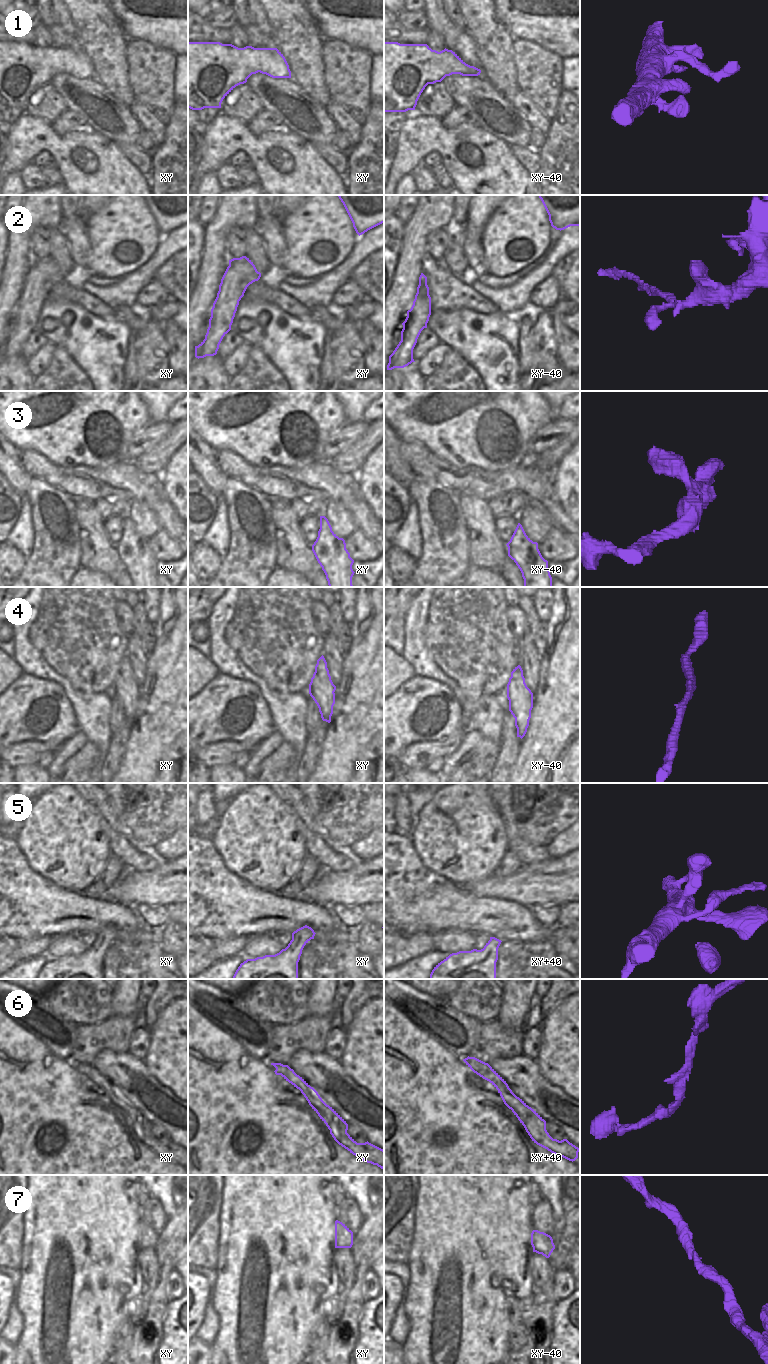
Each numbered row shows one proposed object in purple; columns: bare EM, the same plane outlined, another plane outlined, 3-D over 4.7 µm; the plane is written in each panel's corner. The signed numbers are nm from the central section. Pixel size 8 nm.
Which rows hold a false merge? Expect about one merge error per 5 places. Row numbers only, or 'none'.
2

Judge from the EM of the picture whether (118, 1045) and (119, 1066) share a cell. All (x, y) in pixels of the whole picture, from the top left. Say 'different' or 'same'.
different

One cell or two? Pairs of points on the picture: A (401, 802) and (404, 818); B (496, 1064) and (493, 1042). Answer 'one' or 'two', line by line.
A: one
B: two

